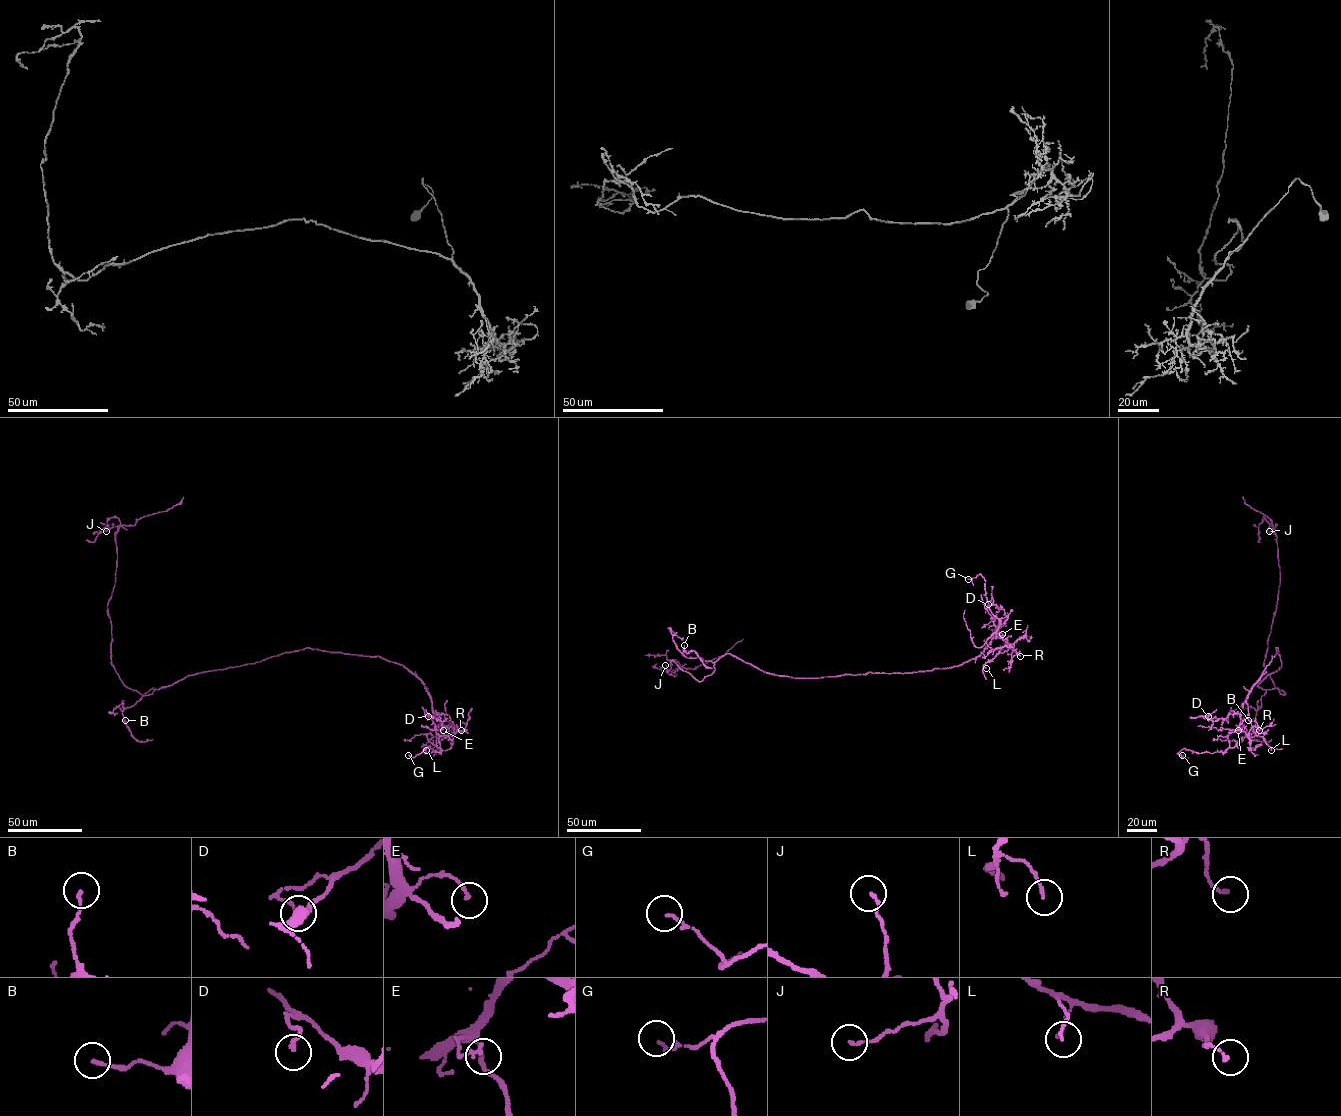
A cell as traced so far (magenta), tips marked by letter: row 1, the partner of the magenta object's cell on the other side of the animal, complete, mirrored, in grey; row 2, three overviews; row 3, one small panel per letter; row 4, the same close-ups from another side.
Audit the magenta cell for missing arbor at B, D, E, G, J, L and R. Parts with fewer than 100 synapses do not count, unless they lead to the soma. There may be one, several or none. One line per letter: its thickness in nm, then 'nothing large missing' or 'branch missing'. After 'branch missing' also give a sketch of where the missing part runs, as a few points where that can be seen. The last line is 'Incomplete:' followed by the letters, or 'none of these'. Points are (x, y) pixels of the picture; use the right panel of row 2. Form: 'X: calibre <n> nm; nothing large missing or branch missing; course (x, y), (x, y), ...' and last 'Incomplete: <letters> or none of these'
B: calibre 130 nm; nothing large missing
D: calibre 140 nm; nothing large missing
E: calibre 150 nm; nothing large missing
G: calibre 110 nm; nothing large missing
J: calibre 120 nm; nothing large missing
L: calibre 110 nm; nothing large missing
R: calibre 140 nm; nothing large missing
Incomplete: none of these

